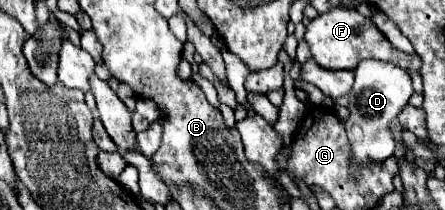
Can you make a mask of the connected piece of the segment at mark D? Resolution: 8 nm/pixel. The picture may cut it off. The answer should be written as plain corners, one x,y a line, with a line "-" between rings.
362,61
354,69
356,81
352,91
348,93
350,99
350,117
344,123
348,141
352,145
352,161
356,167
352,169
352,175
358,177
358,165
364,161
384,161
394,153
396,141
392,133
388,131
390,119
396,119
398,113
408,105
410,95
414,93
412,89
412,79
410,73
390,65
390,63
378,63
378,61

